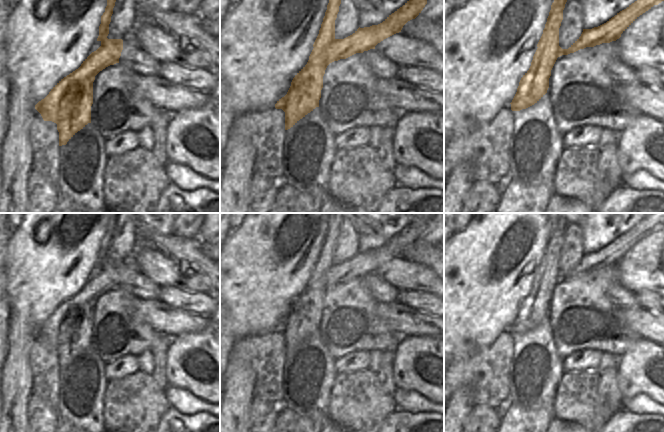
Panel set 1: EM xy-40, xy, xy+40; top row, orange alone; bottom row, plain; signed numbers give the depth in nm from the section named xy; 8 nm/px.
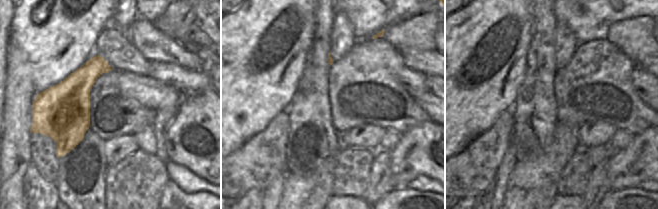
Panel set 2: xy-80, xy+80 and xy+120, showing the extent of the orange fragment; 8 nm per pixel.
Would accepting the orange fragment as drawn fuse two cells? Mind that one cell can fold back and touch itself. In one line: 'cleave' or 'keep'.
cleave

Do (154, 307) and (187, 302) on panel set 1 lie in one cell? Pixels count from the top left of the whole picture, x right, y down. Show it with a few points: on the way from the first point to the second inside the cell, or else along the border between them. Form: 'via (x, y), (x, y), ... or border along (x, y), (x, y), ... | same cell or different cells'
border along (157, 298), (162, 302), (193, 313) | different cells

